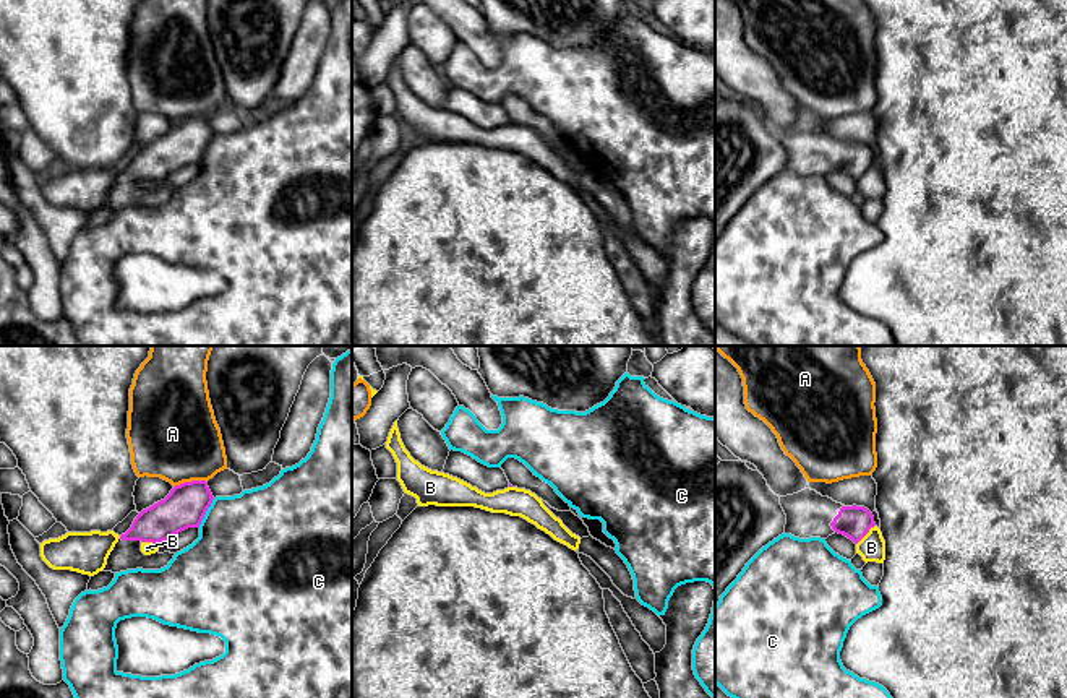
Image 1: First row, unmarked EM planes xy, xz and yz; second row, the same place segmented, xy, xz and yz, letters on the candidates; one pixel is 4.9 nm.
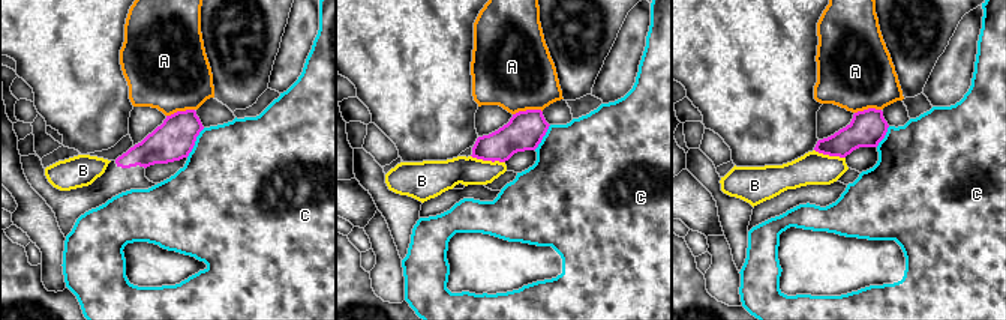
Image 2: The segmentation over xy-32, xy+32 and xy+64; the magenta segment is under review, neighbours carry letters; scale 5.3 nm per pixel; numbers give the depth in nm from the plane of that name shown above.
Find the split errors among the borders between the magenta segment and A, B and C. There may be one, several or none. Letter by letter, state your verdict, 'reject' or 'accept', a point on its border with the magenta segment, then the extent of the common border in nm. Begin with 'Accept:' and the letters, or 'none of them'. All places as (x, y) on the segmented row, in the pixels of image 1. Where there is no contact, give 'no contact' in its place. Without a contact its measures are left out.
Accept: none of them
A: reject; meets magenta in xy at (188, 482); contact 170 nm long
B: reject; meets magenta in xy at (153, 542); contact 110 nm long
C: reject; meets magenta in xy at (205, 513); contact 170 nm long

